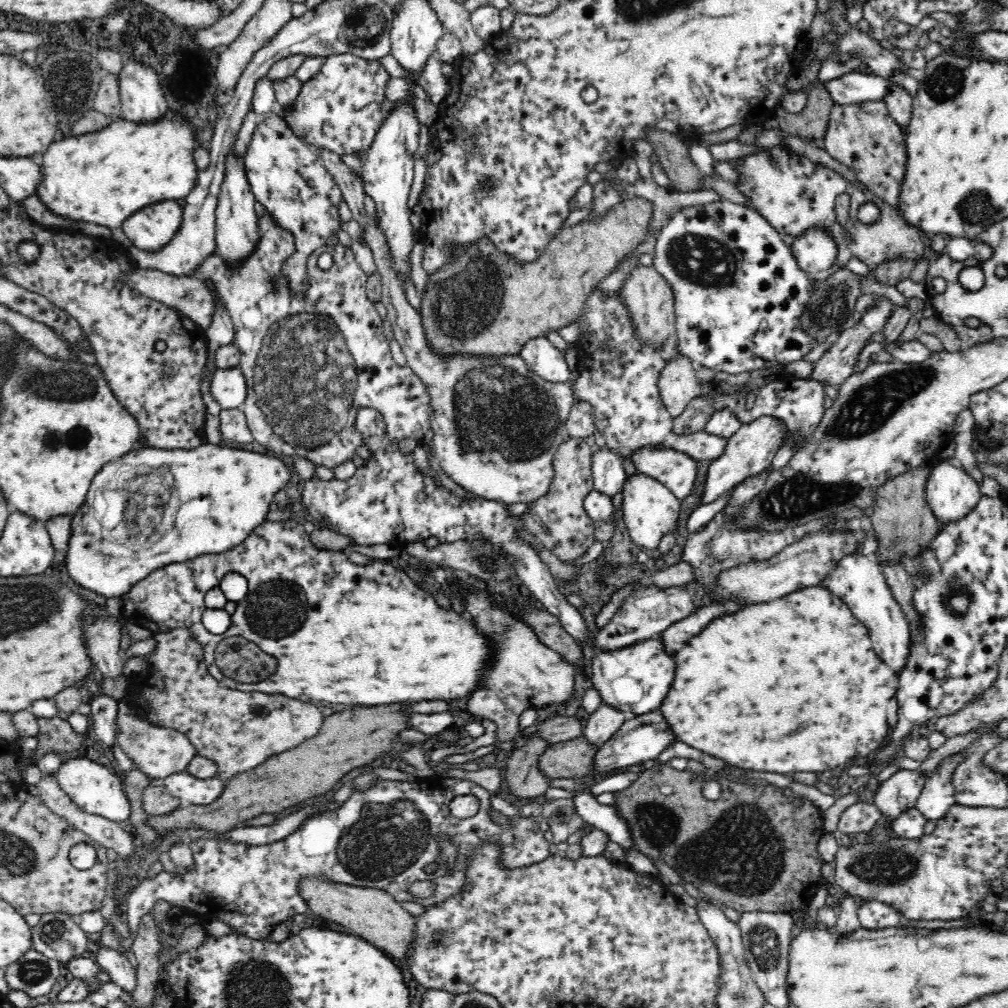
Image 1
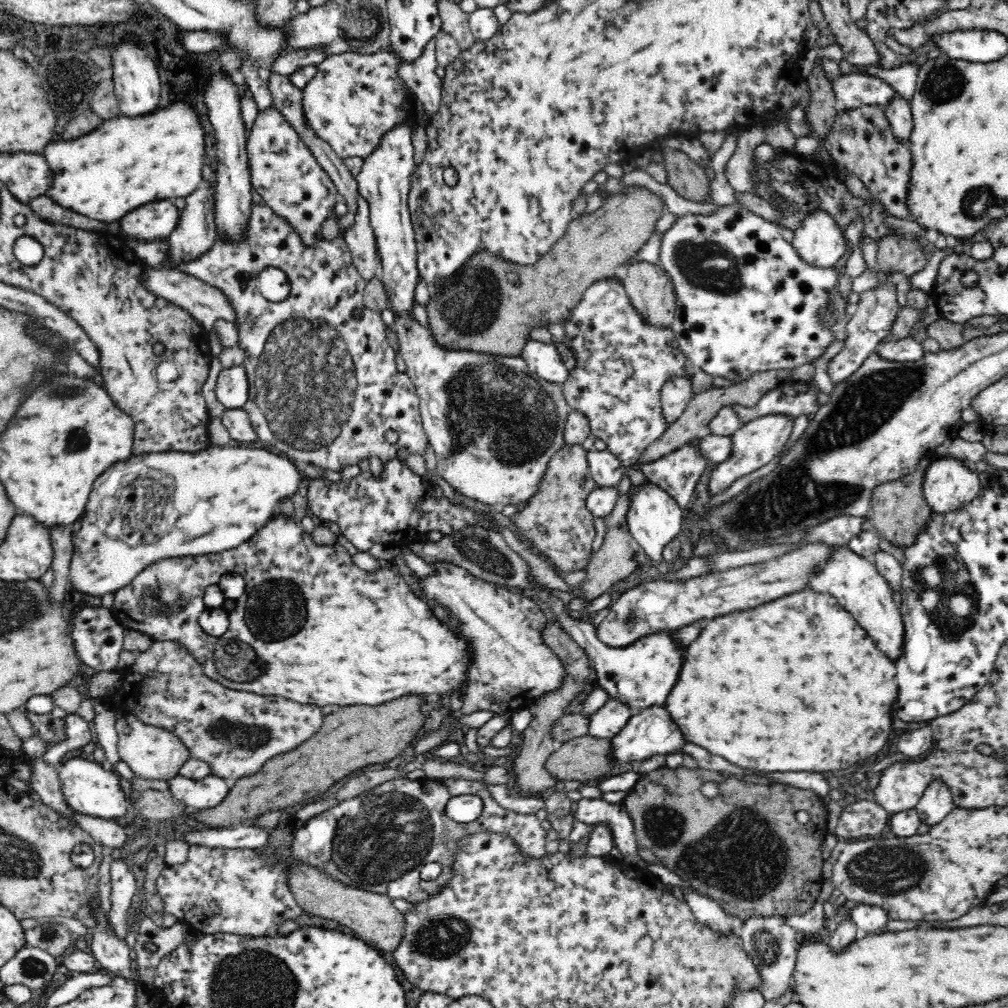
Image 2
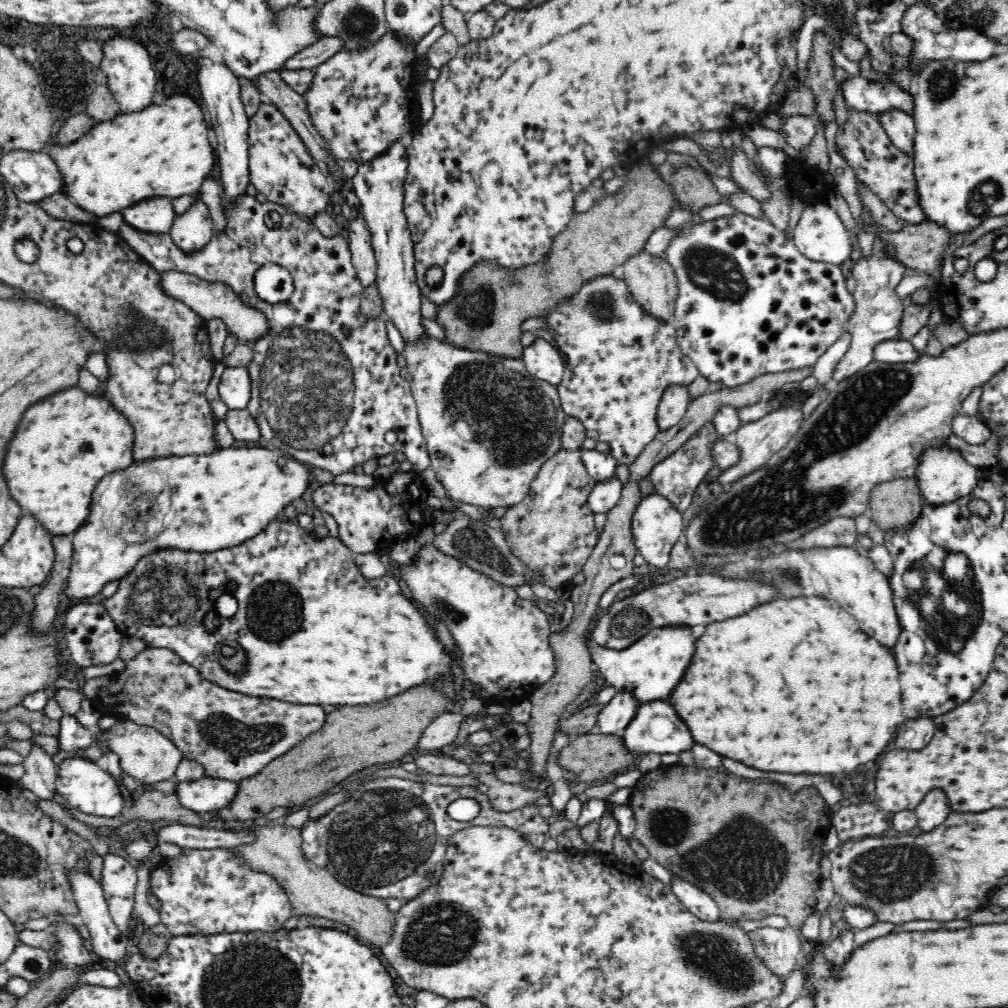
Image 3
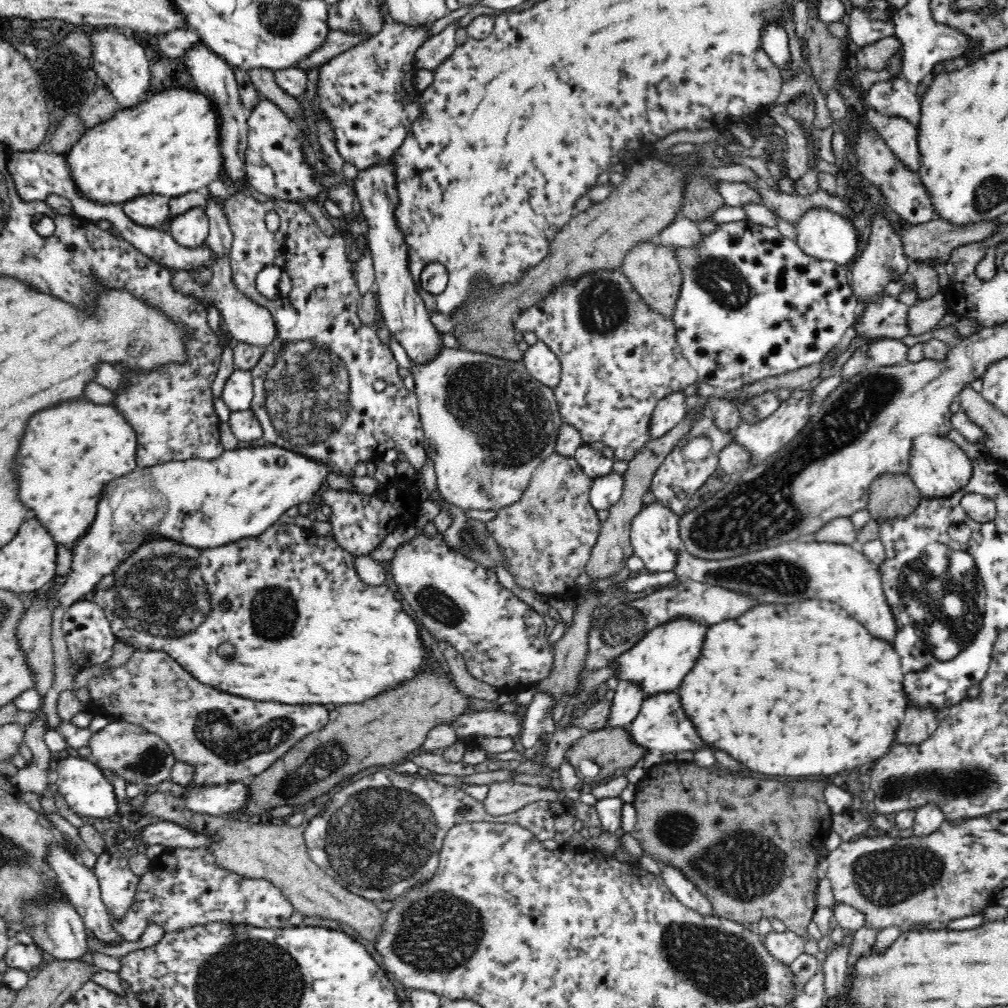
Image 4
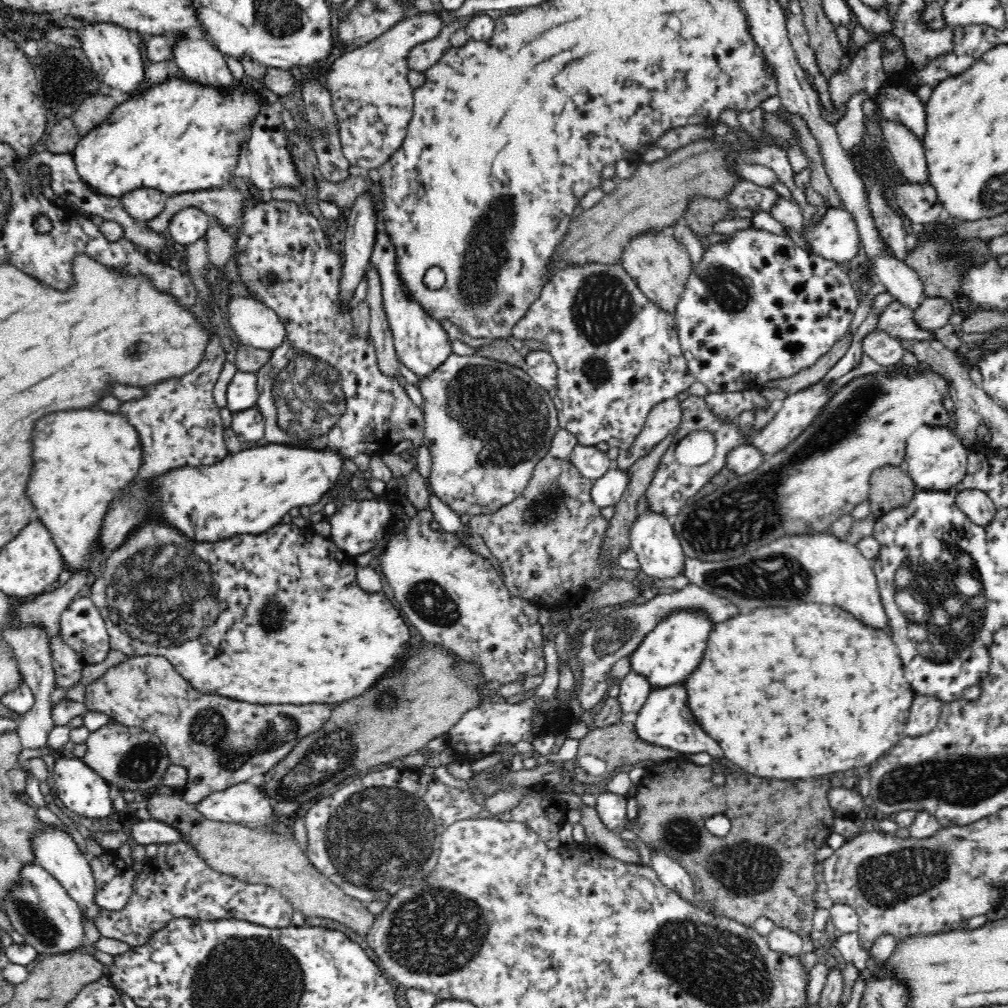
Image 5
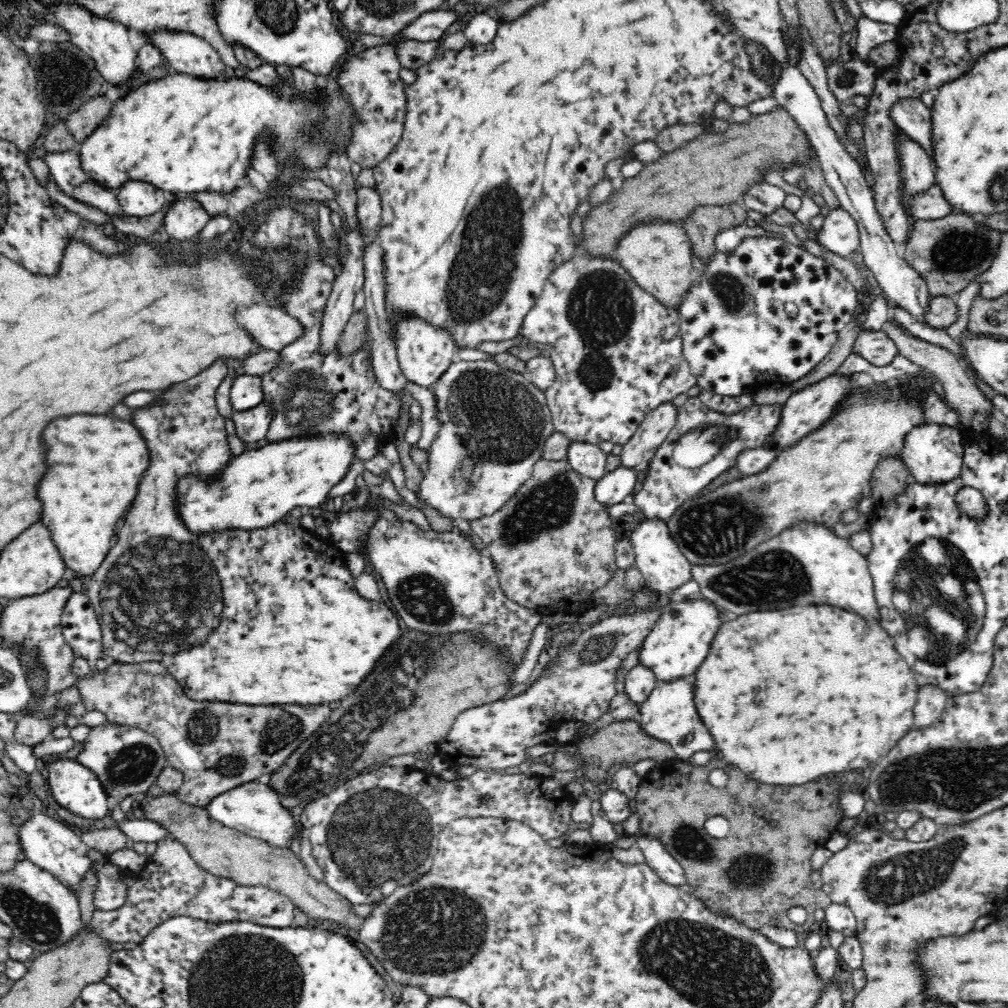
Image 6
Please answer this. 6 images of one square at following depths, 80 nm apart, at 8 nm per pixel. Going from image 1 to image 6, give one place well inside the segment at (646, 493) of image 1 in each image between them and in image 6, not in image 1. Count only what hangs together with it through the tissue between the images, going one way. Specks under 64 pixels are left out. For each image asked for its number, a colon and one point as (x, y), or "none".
2: (654, 519)
3: (656, 525)
4: (654, 535)
5: (652, 538)
6: (664, 568)

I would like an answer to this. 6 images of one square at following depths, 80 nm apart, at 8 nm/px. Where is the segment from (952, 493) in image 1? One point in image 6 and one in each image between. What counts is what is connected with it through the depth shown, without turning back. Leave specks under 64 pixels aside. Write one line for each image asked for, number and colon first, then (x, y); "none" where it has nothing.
2: (948, 483)
3: (943, 474)
4: (939, 467)
5: (935, 458)
6: (932, 452)

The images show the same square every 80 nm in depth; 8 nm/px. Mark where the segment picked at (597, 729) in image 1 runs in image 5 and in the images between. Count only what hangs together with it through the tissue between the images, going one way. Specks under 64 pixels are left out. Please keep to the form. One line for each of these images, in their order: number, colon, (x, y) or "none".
2: (614, 715)
3: (621, 710)
4: (628, 698)
5: (634, 689)

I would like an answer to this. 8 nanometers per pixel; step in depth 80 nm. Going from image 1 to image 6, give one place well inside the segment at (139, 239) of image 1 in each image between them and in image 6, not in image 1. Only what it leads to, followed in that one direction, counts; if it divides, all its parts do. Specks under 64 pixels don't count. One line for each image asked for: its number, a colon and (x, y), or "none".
2: (154, 221)
3: (153, 216)
4: (149, 211)
5: (142, 205)
6: (136, 198)

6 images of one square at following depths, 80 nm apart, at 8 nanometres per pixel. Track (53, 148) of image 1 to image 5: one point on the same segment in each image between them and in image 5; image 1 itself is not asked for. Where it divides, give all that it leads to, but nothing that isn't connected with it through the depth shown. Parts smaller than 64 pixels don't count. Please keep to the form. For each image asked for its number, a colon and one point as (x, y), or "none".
2: (128, 161)
3: (167, 151)
4: (126, 156)
5: (178, 136)

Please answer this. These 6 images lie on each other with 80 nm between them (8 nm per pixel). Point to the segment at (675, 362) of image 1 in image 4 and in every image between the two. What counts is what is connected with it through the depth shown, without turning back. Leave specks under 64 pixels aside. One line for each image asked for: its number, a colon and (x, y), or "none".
2: (676, 393)
3: (673, 405)
4: (669, 412)

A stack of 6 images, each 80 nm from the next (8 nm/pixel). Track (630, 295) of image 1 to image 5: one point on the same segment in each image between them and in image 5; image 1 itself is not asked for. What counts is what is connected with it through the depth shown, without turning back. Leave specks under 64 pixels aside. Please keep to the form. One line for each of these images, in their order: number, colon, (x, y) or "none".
2: (650, 289)
3: (652, 281)
4: (655, 273)
5: (660, 264)

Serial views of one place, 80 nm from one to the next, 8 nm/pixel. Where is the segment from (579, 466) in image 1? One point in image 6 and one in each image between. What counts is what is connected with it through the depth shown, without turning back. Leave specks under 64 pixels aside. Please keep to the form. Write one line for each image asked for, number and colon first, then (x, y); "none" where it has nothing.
2: (555, 524)
3: (552, 531)
4: (547, 537)
5: (547, 542)
6: (553, 544)

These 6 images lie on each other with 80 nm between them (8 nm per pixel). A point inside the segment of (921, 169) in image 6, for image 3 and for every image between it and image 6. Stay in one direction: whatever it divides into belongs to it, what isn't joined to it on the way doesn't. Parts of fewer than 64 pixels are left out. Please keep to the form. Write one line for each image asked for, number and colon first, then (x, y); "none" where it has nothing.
3: (900, 127)
4: (901, 136)
5: (907, 151)

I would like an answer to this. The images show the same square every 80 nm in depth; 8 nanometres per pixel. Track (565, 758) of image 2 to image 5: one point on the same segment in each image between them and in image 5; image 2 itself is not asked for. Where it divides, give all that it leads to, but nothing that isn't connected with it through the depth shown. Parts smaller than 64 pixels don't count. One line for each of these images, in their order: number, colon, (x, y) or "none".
3: (593, 756)
4: (611, 748)
5: (618, 744)

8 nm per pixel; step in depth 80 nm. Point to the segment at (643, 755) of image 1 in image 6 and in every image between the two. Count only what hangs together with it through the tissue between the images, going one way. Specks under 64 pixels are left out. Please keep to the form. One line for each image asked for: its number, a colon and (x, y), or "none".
2: (651, 731)
3: (657, 728)
4: (662, 726)
5: (665, 719)
6: (669, 713)

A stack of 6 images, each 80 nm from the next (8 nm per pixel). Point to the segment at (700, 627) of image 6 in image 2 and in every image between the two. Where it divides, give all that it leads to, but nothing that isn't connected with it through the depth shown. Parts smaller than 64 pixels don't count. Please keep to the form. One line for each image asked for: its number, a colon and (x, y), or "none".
2: (641, 675)
3: (650, 669)
4: (658, 663)
5: (670, 652)

